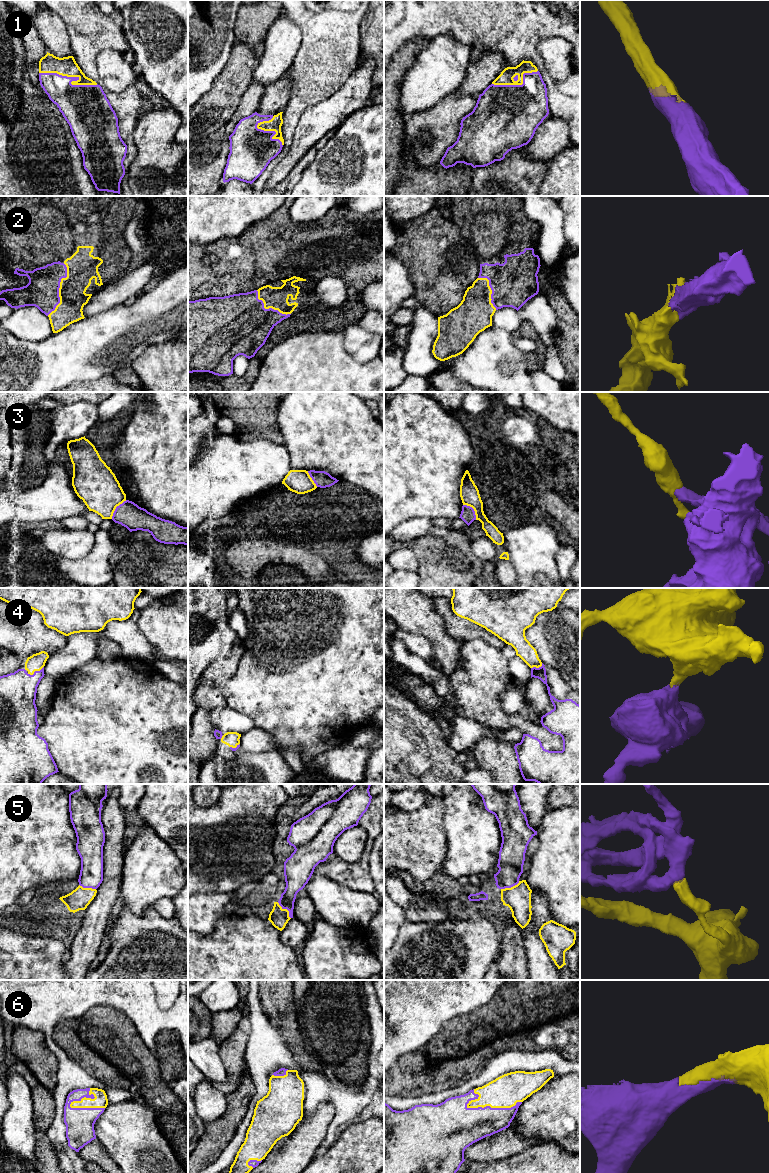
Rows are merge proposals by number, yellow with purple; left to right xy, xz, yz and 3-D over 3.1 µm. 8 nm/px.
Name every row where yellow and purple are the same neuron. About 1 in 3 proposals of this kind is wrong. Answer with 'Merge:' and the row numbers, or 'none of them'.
Merge: 1, 2, 4, 6

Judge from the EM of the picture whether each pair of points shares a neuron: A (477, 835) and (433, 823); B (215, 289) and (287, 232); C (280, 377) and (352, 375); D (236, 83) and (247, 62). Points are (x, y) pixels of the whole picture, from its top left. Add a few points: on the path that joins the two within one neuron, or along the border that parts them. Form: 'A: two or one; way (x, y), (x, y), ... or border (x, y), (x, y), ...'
A: two; border (442, 803), (444, 806), (443, 824), (447, 849)
B: one; way (228, 270), (262, 236), (268, 235)
C: one; way (298, 377), (334, 377)
D: one; way (236, 78), (238, 71), (242, 67)

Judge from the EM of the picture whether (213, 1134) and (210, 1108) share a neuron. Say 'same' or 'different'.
different

